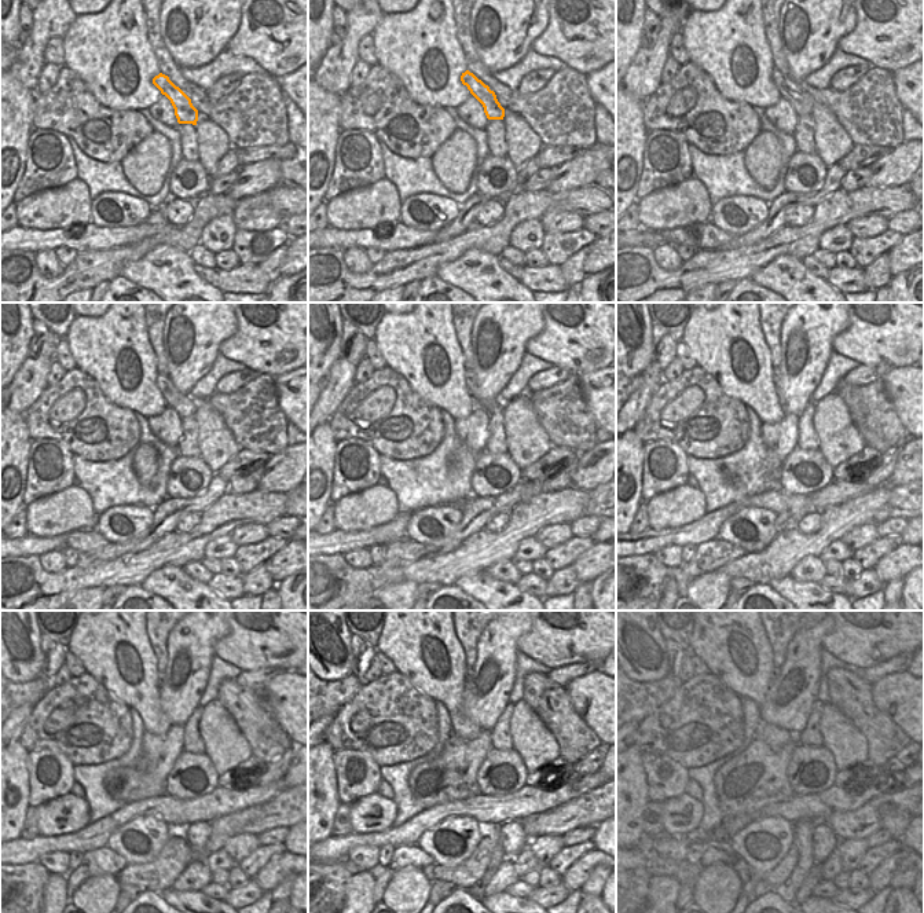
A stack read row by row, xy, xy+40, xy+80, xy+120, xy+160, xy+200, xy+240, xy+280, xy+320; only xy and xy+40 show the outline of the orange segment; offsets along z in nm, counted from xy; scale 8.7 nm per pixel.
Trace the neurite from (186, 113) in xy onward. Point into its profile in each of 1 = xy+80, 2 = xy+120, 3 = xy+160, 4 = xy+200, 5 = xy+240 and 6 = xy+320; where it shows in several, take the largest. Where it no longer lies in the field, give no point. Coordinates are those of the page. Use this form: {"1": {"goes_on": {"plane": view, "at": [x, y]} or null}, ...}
{"1": {"goes_on": {"plane": "xy+80", "at": [802, 102]}}, "2": {"goes_on": {"plane": "xy+120", "at": [183, 404]}}, "3": {"goes_on": {"plane": "xy+160", "at": [469, 376]}}, "4": {"goes_on": {"plane": "xy+200", "at": [776, 374]}}, "5": {"goes_on": {"plane": "xy+240", "at": [160, 674]}}, "6": {"goes_on": {"plane": "xy+320", "at": [776, 673]}}}

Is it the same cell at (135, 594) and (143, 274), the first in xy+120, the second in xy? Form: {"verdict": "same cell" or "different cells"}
{"verdict": "different cells"}

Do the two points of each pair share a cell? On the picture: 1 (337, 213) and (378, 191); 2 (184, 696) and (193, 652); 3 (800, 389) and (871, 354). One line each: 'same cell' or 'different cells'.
1: same cell
2: same cell
3: different cells

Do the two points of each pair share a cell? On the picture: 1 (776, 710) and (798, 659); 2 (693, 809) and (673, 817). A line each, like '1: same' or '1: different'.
1: same
2: same

